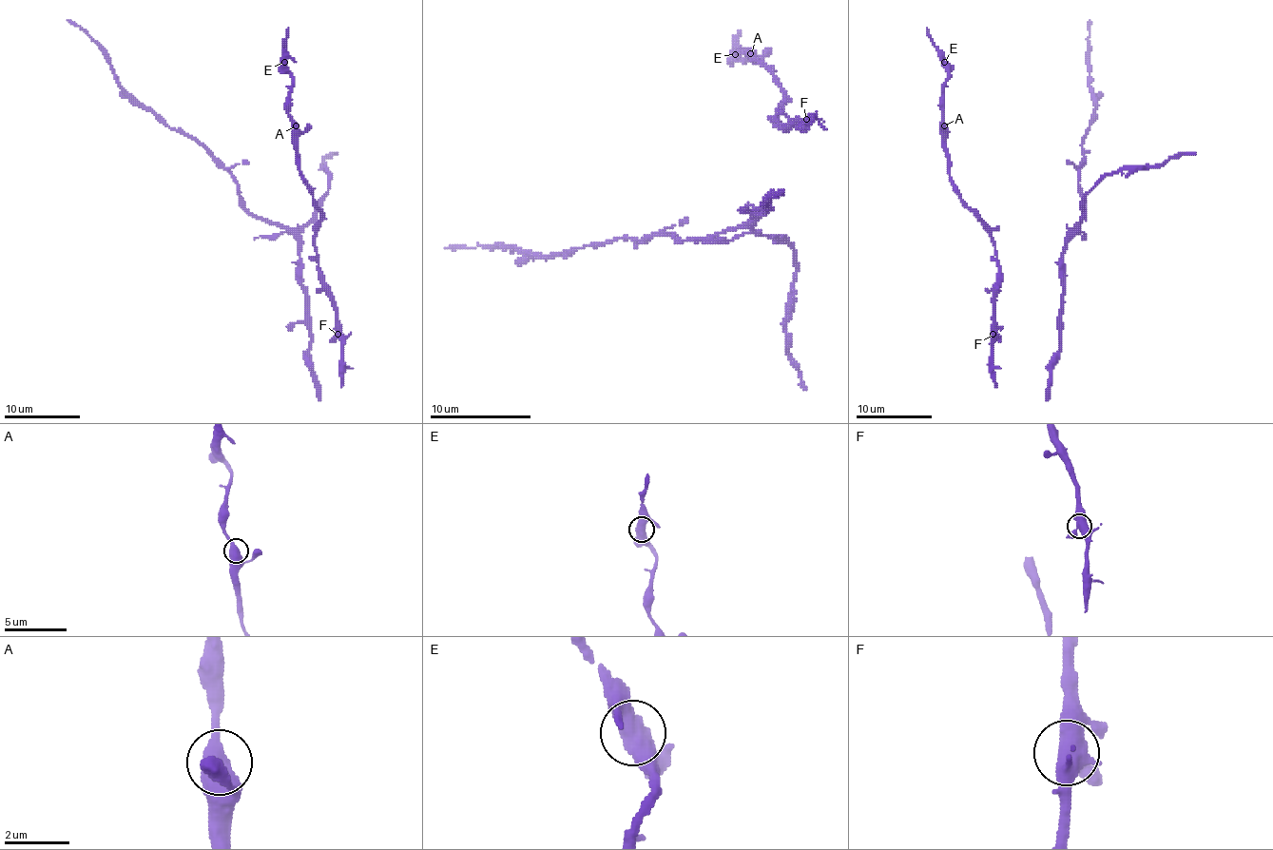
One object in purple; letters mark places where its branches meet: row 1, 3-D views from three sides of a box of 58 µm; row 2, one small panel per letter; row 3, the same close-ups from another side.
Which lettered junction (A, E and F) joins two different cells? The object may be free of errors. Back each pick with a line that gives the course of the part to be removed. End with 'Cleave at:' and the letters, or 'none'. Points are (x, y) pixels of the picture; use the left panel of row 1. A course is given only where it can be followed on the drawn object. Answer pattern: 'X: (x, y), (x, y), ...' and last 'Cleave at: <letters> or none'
Cleave at: none

